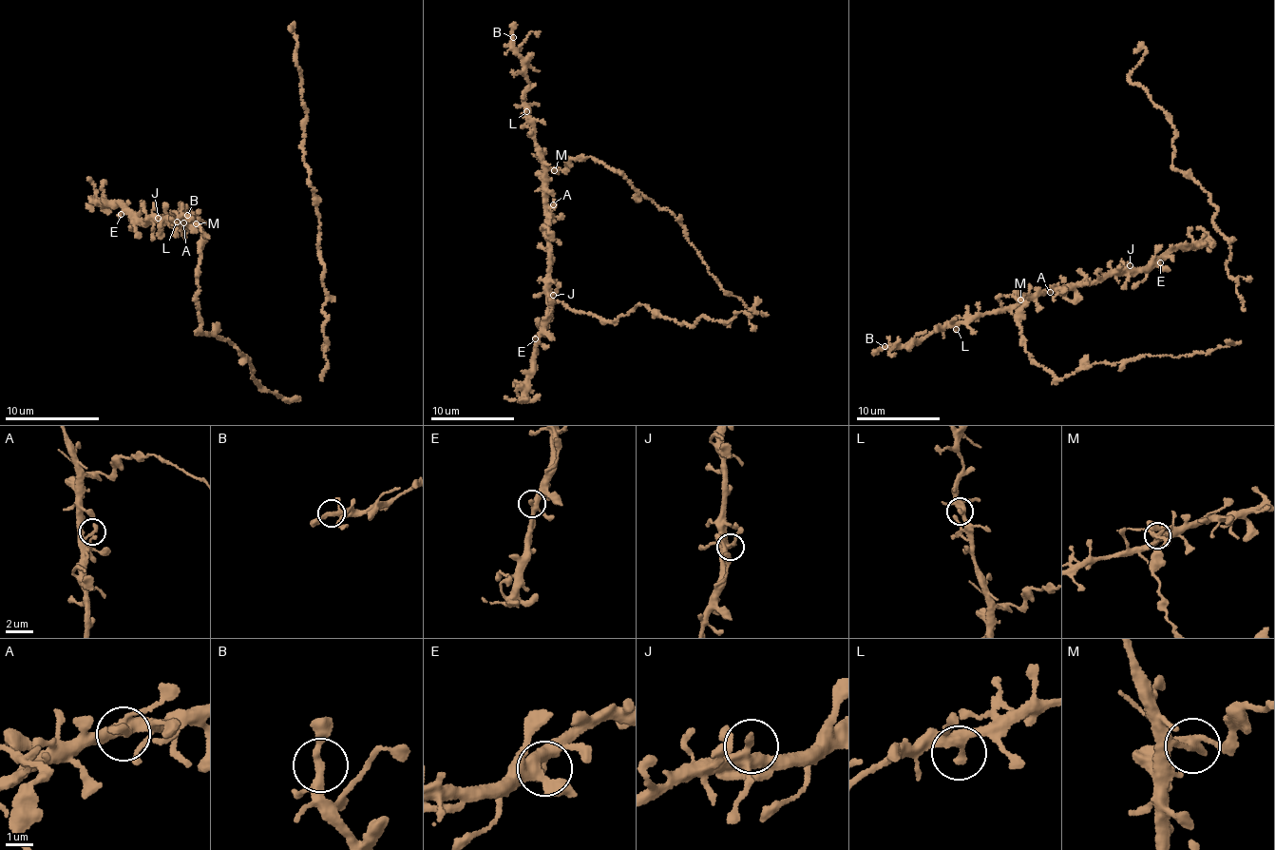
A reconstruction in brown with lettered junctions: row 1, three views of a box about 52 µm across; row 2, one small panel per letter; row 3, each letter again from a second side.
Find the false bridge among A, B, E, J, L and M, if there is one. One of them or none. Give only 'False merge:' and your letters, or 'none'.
False merge: M

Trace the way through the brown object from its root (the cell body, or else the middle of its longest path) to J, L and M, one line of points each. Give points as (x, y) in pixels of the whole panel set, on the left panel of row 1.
J: (254, 370), (233, 344), (200, 332), (196, 296), (202, 231), (178, 220), (160, 225), (158, 218)
L: (254, 370), (233, 344), (200, 332), (196, 296), (202, 231), (184, 223), (185, 216), (177, 222)
M: (254, 370), (248, 357), (239, 353), (233, 344), (200, 332), (196, 296), (202, 231), (197, 223)

